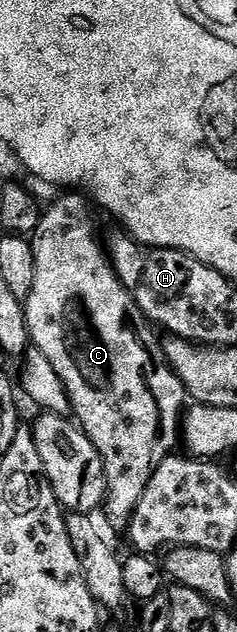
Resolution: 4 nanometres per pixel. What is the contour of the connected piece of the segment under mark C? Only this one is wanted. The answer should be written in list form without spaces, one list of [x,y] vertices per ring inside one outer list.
[[[78,191],[63,193],[66,194],[51,209],[43,212],[32,234],[36,280],[24,302],[28,331],[33,348],[39,349],[44,359],[52,363],[56,375],[60,375],[60,383],[64,383],[70,400],[73,420],[88,435],[104,463],[104,513],[110,516],[116,528],[125,530],[136,511],[136,503],[140,503],[148,487],[148,479],[152,479],[156,467],[175,452],[174,444],[179,444],[188,394],[166,361],[163,342],[160,337],[158,341],[155,326],[146,320],[110,265],[100,237],[98,241],[98,225],[90,210],[91,202]]]

